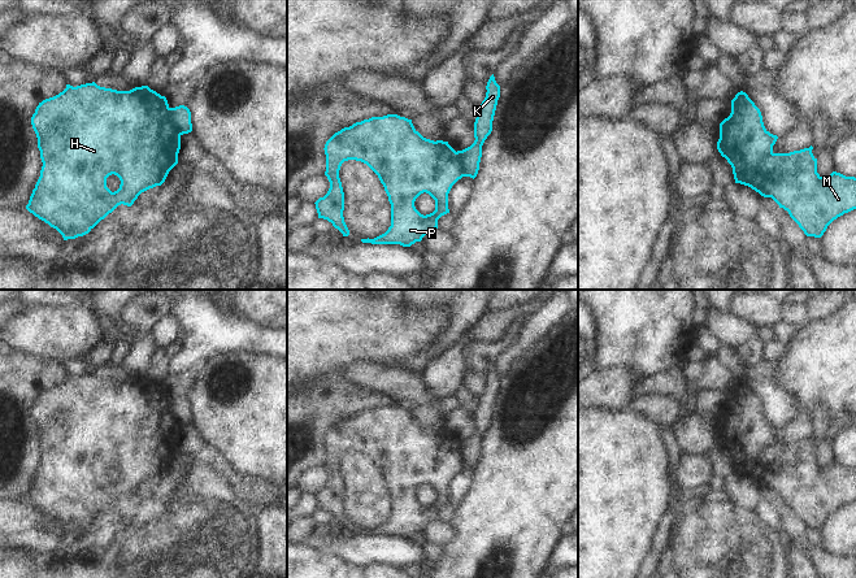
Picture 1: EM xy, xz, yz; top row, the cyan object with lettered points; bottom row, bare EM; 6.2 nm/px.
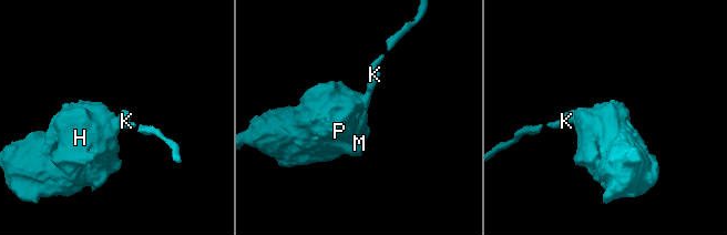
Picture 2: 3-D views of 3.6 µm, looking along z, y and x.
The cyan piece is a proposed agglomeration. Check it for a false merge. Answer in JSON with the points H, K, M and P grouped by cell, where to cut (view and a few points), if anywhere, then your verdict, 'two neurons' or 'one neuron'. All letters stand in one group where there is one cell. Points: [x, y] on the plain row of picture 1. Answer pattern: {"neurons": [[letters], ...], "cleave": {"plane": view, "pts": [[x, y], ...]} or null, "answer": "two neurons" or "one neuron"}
{"neurons": [["H", "M", "P"], ["K"]], "cleave": {"plane": "xy", "pts": [[168, 398], [165, 404], [169, 414], [181, 425]]}, "answer": "two neurons"}

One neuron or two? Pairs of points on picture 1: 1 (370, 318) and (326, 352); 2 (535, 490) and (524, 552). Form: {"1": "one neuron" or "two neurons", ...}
{"1": "one neuron", "2": "one neuron"}

